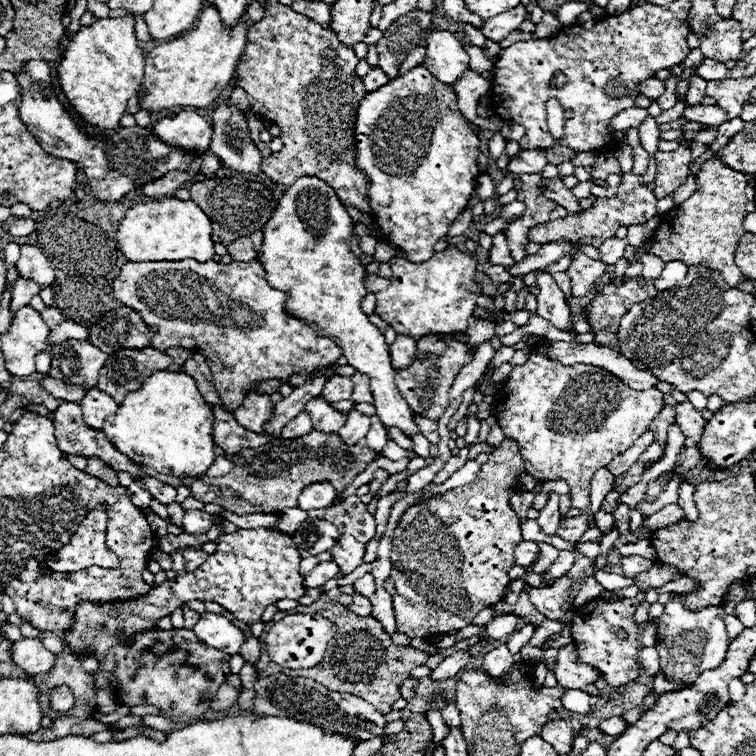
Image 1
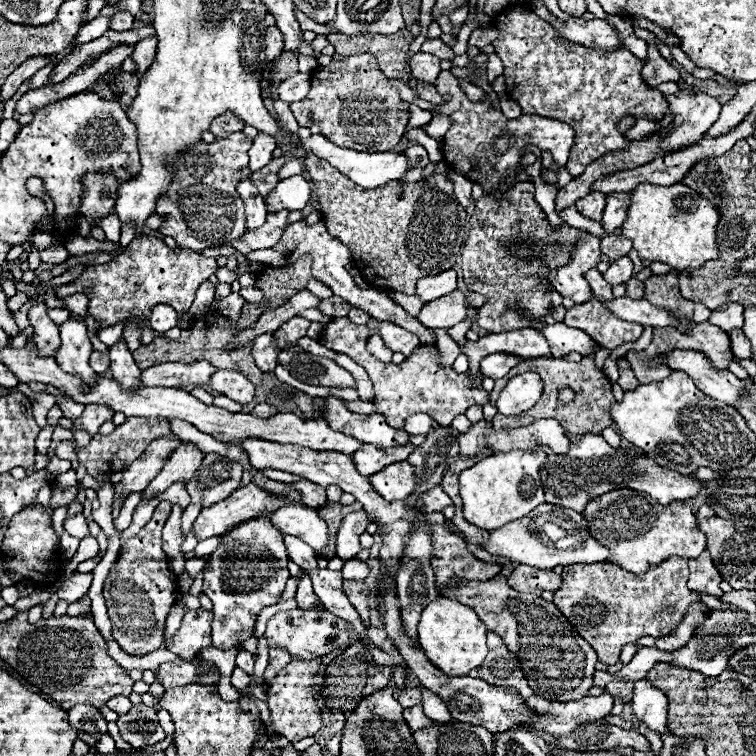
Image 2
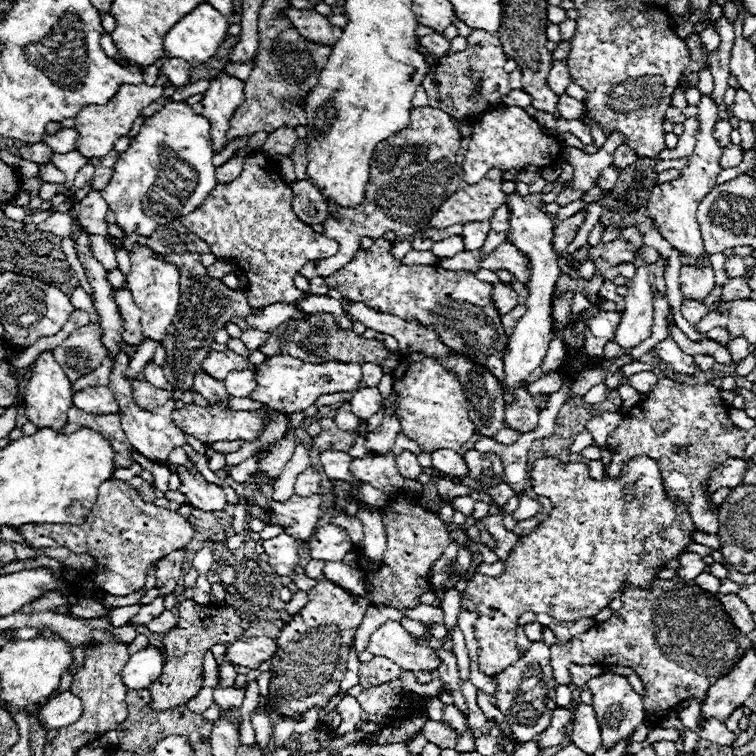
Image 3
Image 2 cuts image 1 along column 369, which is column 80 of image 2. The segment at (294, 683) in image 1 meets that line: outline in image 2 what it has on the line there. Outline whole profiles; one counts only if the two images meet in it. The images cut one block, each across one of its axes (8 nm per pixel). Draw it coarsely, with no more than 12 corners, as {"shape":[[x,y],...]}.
{"shape":[[90,704],[68,710],[78,738],[96,746],[106,730],[104,714]]}

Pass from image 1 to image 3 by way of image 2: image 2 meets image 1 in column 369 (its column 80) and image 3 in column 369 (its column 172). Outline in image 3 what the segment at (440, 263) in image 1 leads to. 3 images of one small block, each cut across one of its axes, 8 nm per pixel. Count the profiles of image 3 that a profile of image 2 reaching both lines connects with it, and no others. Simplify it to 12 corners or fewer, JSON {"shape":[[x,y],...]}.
{"shape":[[392,242],[326,278],[384,314],[434,324],[504,382],[492,284],[402,266]]}

